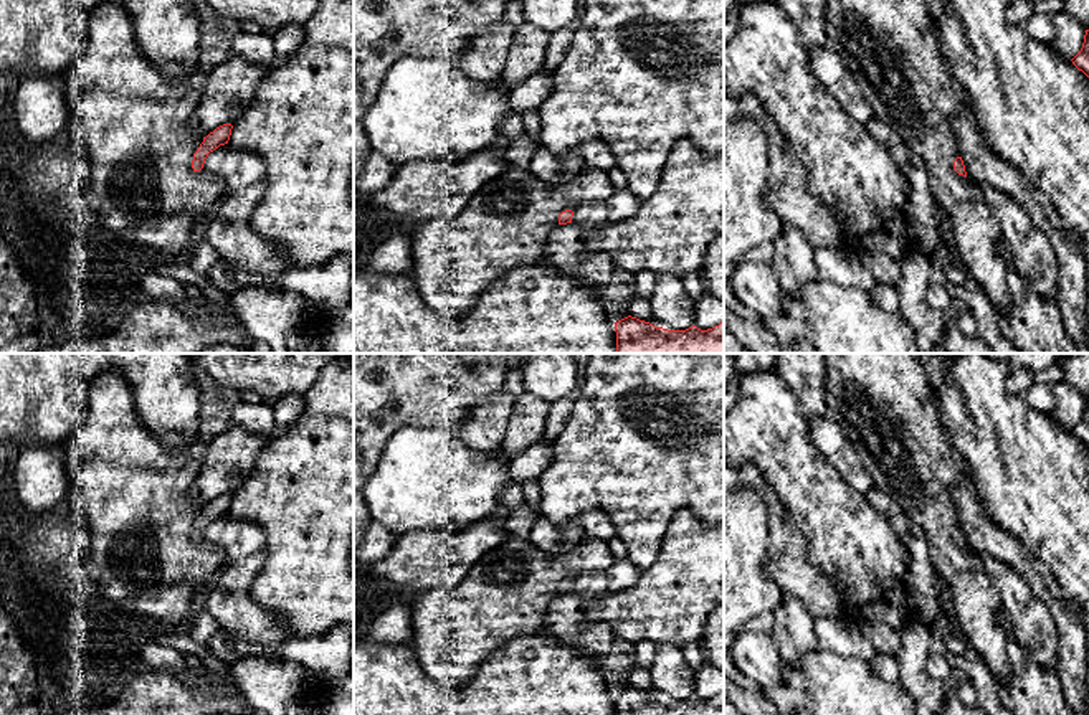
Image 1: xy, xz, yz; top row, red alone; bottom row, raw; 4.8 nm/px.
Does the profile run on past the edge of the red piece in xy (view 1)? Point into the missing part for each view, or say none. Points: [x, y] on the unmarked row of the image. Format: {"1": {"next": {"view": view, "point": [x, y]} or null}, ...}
{"1": {"next": null}}

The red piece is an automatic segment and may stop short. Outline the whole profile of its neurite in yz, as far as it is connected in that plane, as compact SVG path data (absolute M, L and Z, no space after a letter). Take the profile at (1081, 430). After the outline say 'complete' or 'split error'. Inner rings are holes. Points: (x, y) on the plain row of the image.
M1086 400L1081 421L1071 429L1072 434L1089 447L1089 400Z; complete

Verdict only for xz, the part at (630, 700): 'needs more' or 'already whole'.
already whole

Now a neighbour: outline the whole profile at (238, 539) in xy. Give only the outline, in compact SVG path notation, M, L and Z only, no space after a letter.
M225 514L208 523L203 538L220 547L230 561L238 561L264 547L266 532L256 522L236 520Z

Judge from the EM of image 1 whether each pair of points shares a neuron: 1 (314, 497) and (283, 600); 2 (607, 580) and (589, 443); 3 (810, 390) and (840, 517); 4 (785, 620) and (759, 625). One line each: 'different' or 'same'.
1: same
2: different
3: different
4: different

